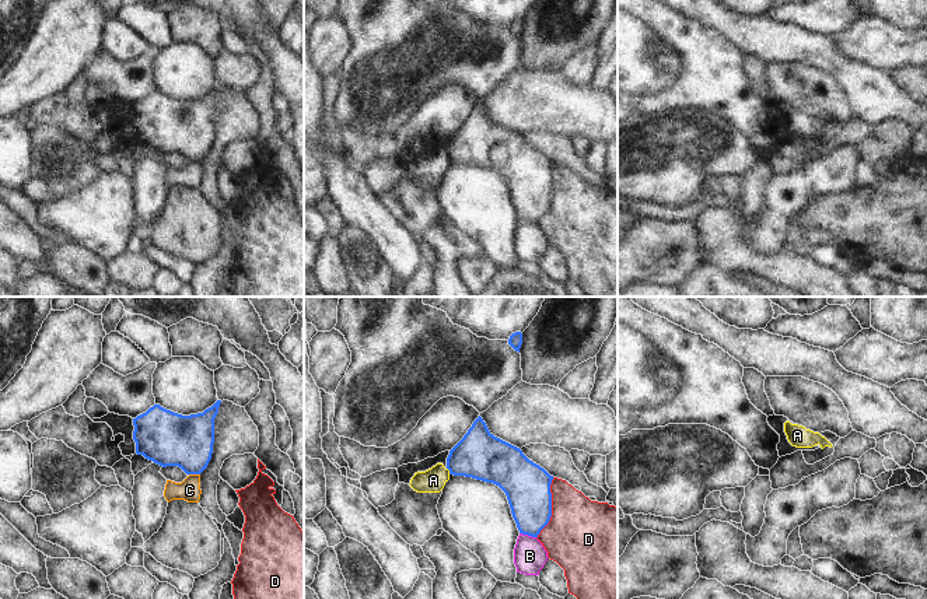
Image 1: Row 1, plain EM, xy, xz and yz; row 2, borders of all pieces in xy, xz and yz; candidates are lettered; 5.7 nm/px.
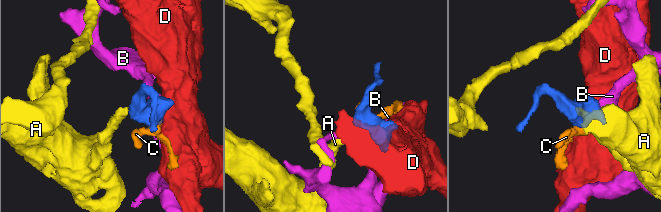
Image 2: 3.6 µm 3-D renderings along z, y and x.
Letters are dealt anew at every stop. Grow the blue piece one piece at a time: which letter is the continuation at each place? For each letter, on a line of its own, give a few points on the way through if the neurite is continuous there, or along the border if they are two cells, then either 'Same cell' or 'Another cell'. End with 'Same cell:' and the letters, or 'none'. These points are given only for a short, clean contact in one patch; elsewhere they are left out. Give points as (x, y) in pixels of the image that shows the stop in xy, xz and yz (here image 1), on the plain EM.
A: Boundary: xz (447, 154), (450, 160). Another cell
B: Boundary: xz (520, 219), (535, 224). Another cell
C: Another cell
D: Another cell
Same cell: none.

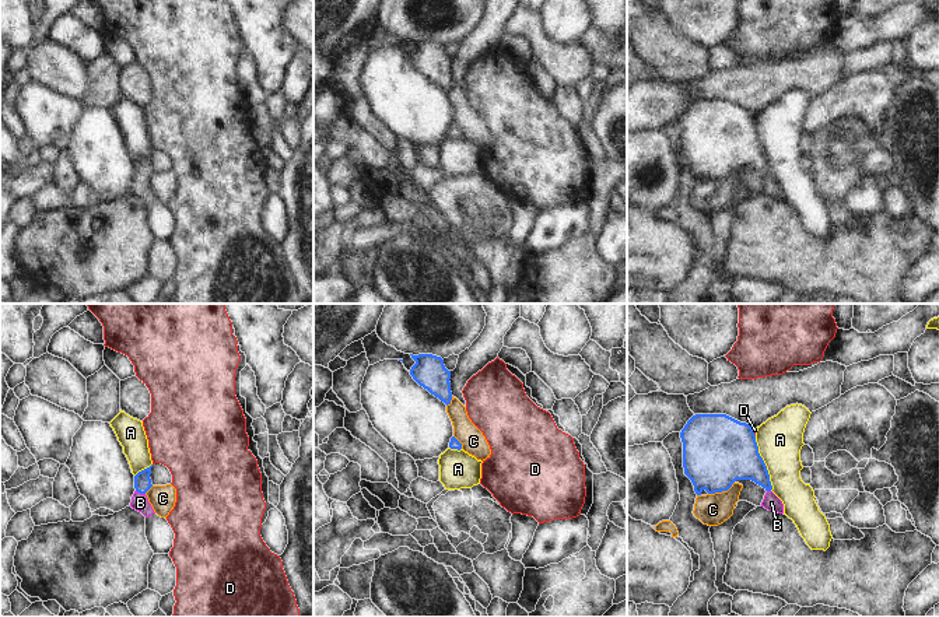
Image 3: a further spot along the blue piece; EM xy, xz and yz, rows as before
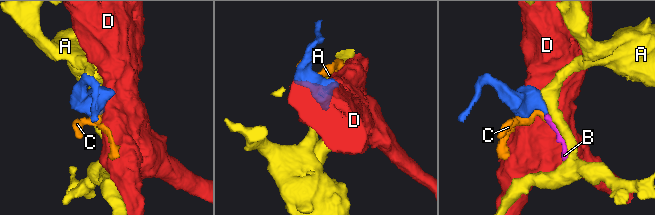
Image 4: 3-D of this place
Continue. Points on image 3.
A: Boundary: yz (754, 122), (757, 139), (766, 153), (771, 176). Another cell
B: Path across: xy (142, 167), (140, 179), (140, 189). Same cell
C: Another cell
D: Another cell
Same cell: B.

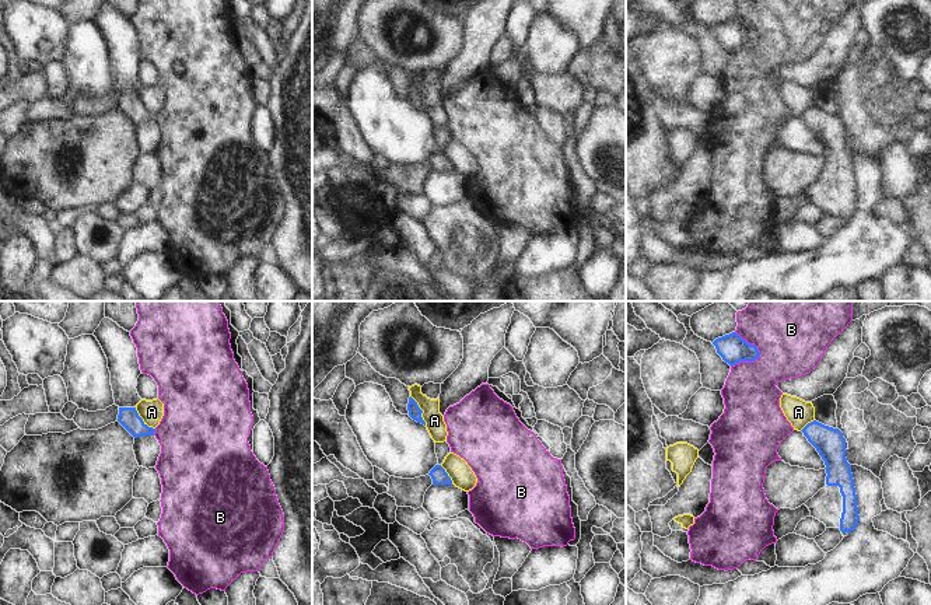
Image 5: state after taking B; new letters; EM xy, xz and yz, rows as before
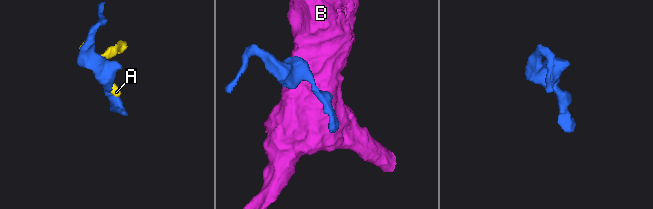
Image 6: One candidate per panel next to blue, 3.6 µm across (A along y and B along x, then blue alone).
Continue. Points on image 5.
A: Another cell
B: Another cell
Same cell: none.

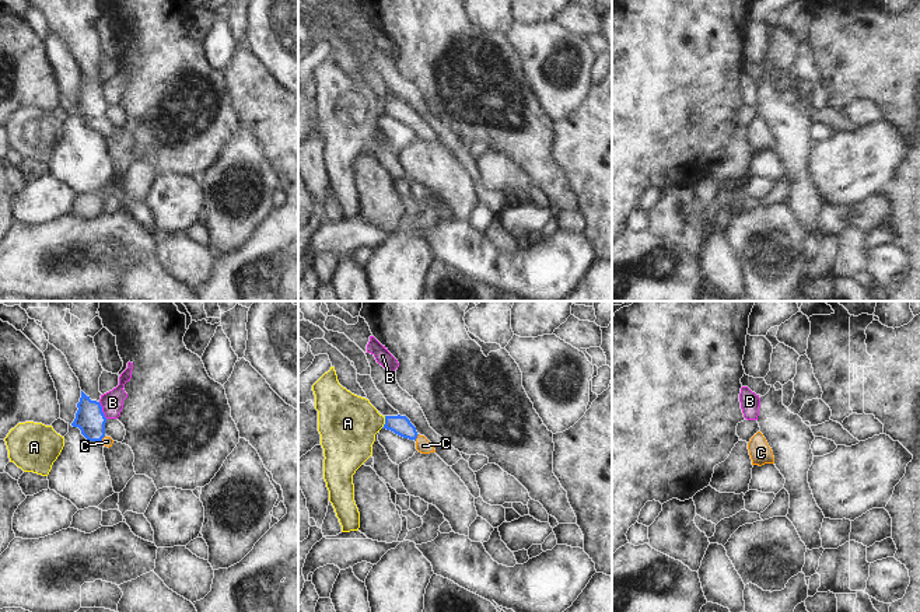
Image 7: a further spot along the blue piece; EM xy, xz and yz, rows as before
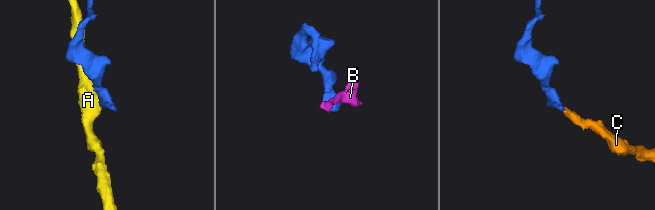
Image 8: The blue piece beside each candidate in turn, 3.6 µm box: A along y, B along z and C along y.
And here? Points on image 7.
A: Boundary: xz (385, 102), (385, 109), (381, 114). Another cell
B: Boundary: xy (98, 88), (107, 104). Another cell
C: Path across: xz (399, 111), (416, 123), (423, 132). Same cell
Same cell: C.

